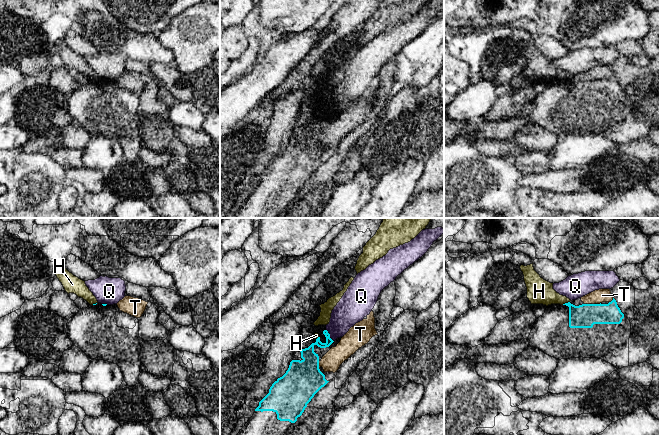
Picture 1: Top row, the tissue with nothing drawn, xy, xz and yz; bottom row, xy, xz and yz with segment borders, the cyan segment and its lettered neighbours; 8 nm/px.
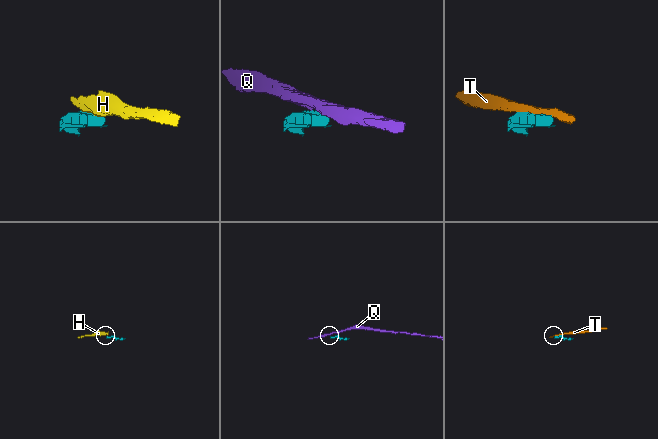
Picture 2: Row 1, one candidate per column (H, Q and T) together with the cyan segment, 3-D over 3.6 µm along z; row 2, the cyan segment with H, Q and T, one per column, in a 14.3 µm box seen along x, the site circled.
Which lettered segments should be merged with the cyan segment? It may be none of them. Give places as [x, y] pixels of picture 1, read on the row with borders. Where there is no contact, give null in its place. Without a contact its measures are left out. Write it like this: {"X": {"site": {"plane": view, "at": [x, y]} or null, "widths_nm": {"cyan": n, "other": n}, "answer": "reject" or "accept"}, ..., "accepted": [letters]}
{"H": {"site": {"plane": "yz", "at": [565, 303]}, "widths_nm": {"cyan": 190, "other": 200}, "answer": "reject"}, "Q": {"site": {"plane": "xz", "at": [329, 335]}, "widths_nm": {"cyan": 130, "other": 220}, "answer": "reject"}, "T": {"site": {"plane": "yz", "at": [592, 304]}, "widths_nm": {"cyan": 190, "other": 110}, "answer": "reject"}, "accepted": []}

